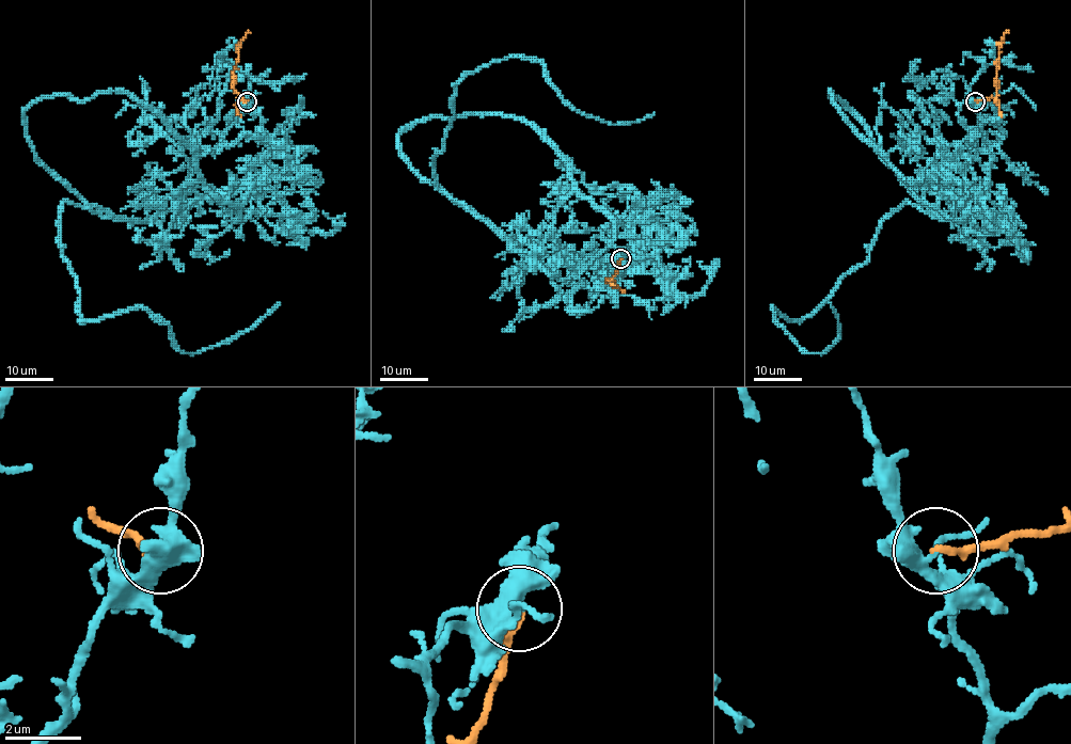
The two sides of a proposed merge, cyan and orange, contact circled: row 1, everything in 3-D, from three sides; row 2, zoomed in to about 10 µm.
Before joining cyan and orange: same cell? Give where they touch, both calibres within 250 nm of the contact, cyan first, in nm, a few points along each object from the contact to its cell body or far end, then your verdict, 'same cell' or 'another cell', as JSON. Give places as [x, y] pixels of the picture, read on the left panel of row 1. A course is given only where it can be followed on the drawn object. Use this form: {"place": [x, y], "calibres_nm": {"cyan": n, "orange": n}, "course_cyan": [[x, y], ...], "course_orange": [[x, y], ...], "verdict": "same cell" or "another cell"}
{"place": [247, 101], "calibres_nm": {"cyan": 320, "orange": 190}, "course_cyan": [[247, 101], [195, 140], [172, 208], [64, 201], [59, 240], [81, 319], [146, 307], [183, 352], [280, 303]], "course_orange": [[247, 100], [233, 88], [233, 69], [238, 45], [250, 33]], "verdict": "another cell"}

